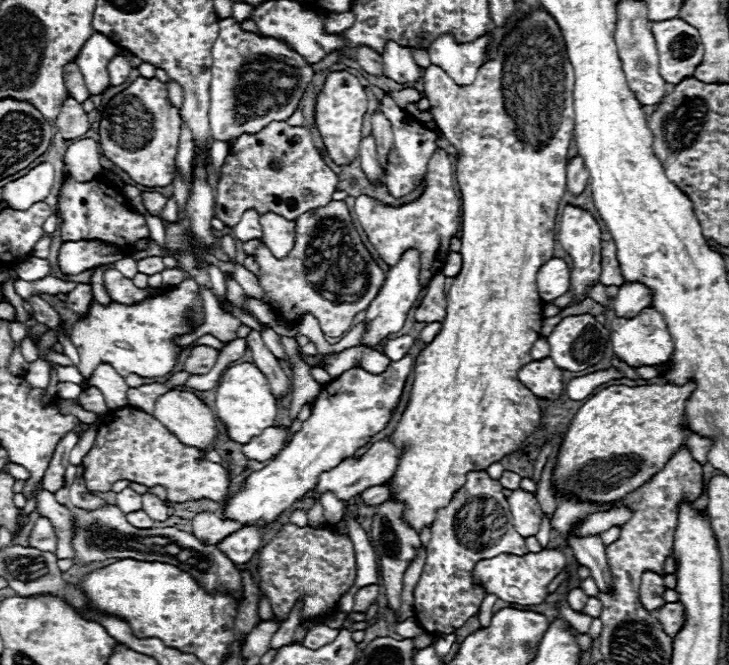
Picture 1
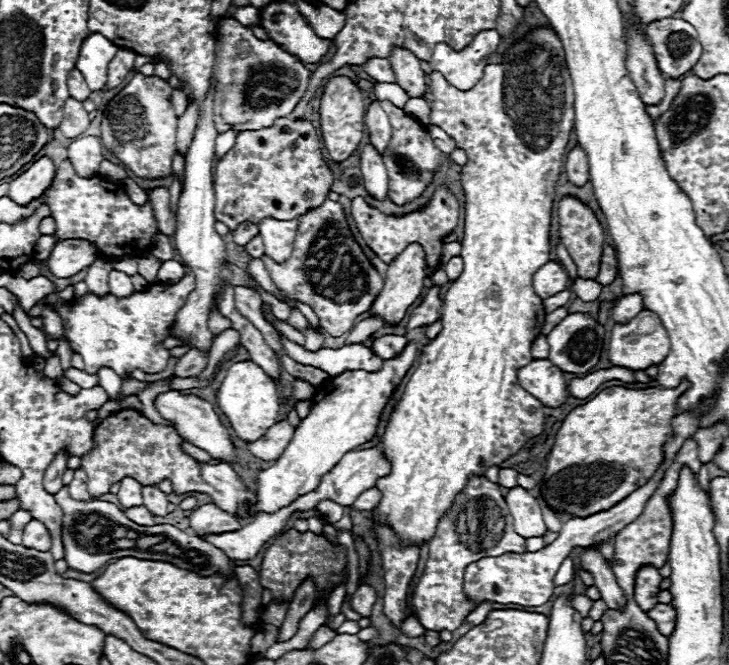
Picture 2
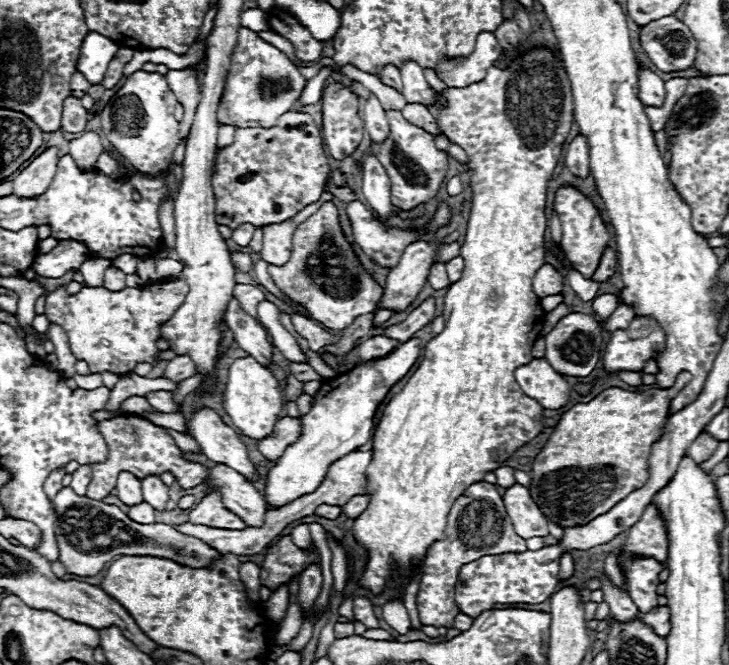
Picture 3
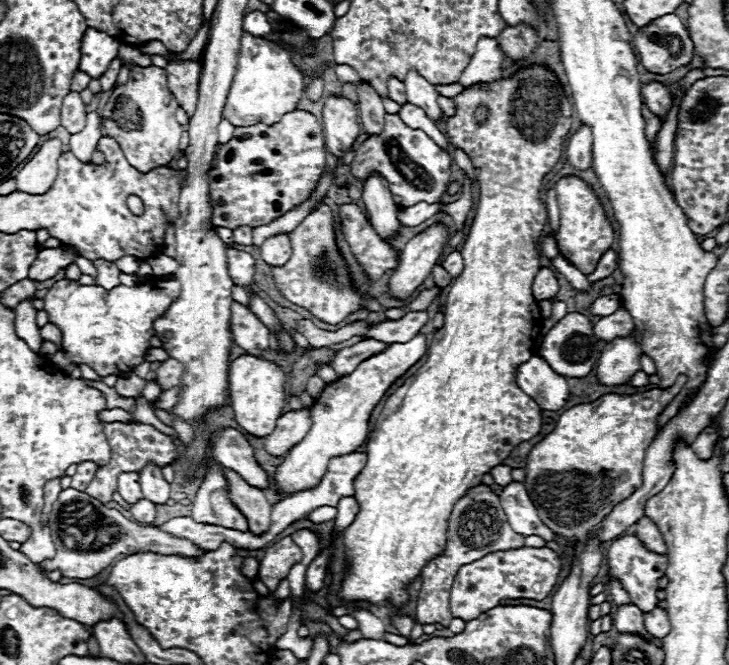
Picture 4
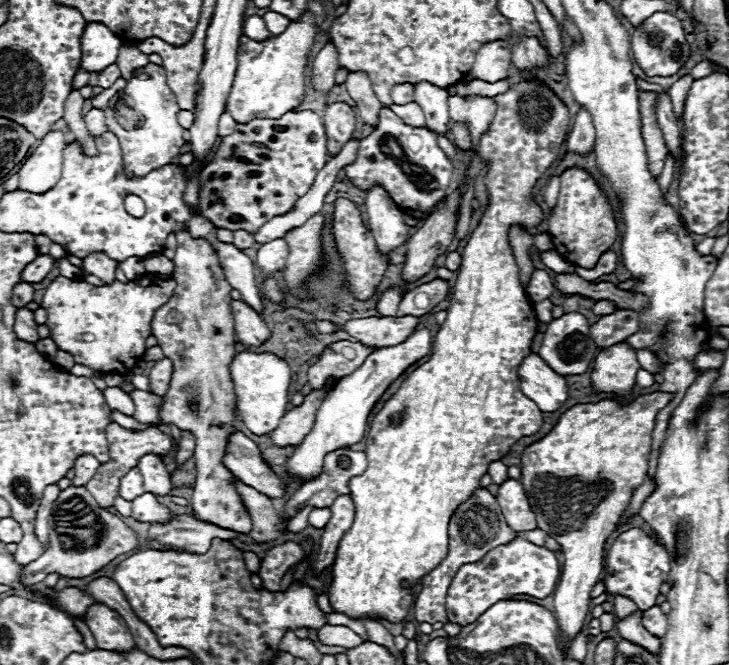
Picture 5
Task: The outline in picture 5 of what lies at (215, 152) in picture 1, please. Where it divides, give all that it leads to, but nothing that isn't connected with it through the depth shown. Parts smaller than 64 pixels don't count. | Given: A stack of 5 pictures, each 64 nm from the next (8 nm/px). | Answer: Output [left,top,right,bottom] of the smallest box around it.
[218,112,236,138]

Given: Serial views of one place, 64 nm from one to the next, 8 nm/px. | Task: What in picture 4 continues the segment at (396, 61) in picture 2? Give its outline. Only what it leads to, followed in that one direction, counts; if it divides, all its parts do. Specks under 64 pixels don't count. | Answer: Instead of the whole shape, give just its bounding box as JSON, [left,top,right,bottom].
[404,72,444,122]

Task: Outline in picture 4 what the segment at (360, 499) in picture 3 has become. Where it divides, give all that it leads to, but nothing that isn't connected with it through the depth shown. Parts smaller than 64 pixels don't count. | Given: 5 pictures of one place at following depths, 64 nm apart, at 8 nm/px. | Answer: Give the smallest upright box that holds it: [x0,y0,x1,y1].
[334,496,358,536]

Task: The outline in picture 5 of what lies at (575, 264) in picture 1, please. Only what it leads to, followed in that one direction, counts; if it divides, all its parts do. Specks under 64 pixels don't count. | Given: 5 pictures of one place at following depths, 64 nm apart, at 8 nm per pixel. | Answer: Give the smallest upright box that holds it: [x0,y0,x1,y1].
[548,168,618,268]

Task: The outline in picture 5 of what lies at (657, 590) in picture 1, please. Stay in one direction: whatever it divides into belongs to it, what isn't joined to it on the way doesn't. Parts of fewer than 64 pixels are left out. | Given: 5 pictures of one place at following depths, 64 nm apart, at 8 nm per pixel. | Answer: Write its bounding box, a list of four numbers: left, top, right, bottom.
[604,528,670,610]

